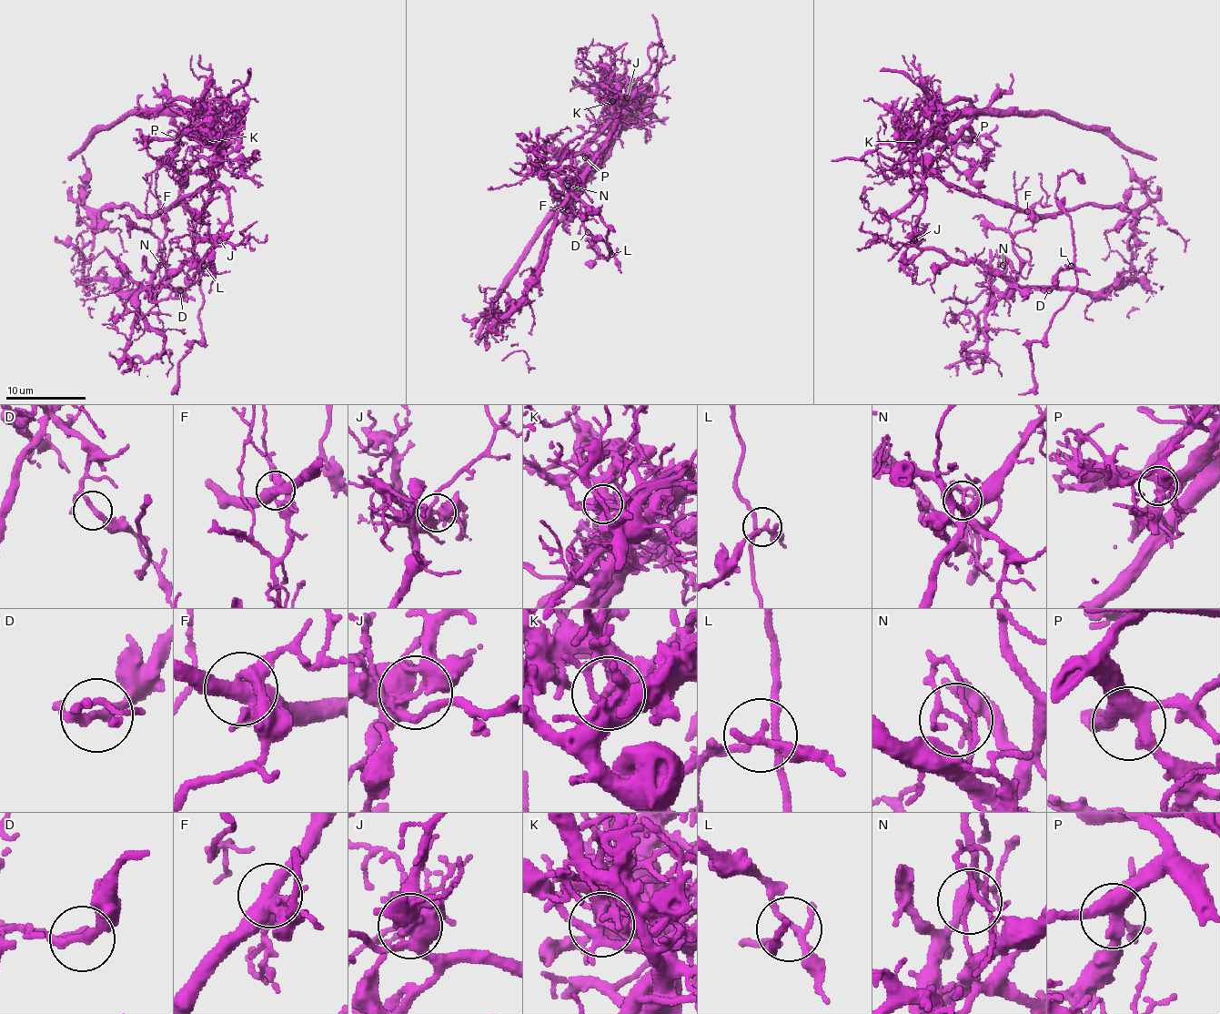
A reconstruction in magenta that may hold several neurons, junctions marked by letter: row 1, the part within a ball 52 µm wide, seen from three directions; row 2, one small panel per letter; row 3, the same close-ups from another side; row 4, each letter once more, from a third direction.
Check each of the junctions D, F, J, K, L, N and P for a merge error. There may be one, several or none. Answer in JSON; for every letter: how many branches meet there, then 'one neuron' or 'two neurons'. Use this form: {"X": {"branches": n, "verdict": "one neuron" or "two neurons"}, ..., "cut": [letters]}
{"D": {"branches": 3, "verdict": "one neuron"}, "F": {"branches": 4, "verdict": "two neurons"}, "J": {"branches": 3, "verdict": "two neurons"}, "K": {"branches": 4, "verdict": "two neurons"}, "L": {"branches": 4, "verdict": "one neuron"}, "N": {"branches": 3, "verdict": "two neurons"}, "P": {"branches": 4, "verdict": "one neuron"}, "cut": ["F", "J", "K", "N"]}

